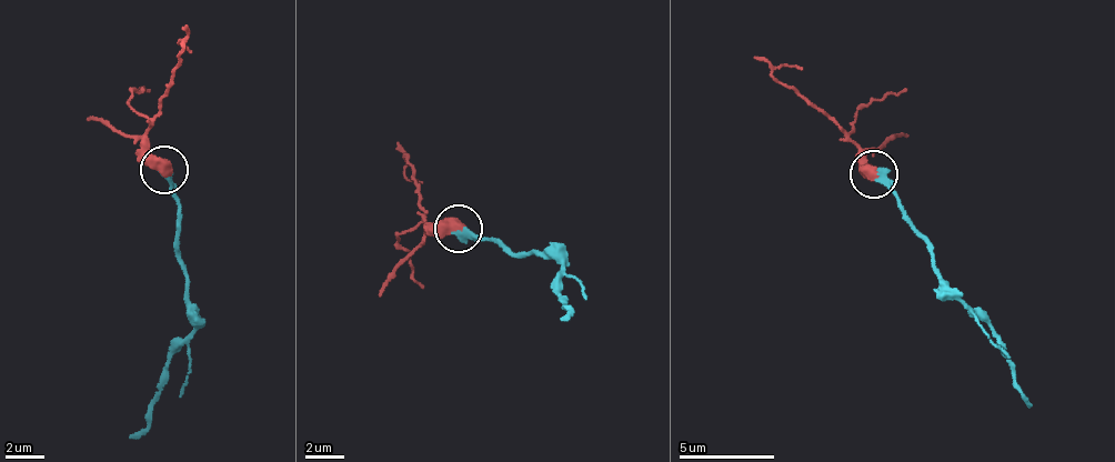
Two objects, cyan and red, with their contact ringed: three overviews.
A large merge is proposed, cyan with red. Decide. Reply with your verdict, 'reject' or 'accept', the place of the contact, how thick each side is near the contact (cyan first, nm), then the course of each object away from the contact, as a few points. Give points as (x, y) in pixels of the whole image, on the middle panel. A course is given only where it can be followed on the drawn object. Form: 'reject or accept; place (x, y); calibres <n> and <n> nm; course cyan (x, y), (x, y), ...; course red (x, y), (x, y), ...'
accept; place (458, 229); calibres 460 and 700 nm; course cyan (460, 230), (518, 253), (534, 250), (563, 267), (560, 294), (572, 309), (559, 322); course red (460, 230), (425, 227), (404, 159), (408, 180), (424, 183)

